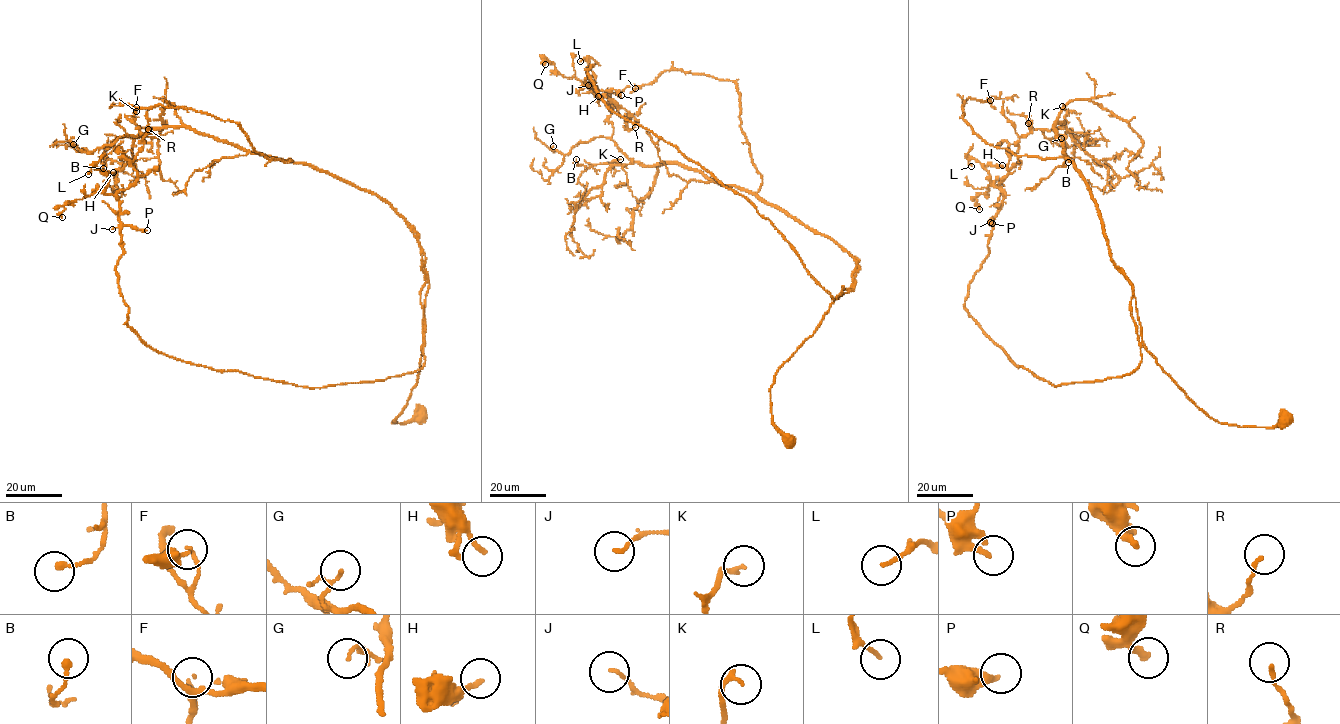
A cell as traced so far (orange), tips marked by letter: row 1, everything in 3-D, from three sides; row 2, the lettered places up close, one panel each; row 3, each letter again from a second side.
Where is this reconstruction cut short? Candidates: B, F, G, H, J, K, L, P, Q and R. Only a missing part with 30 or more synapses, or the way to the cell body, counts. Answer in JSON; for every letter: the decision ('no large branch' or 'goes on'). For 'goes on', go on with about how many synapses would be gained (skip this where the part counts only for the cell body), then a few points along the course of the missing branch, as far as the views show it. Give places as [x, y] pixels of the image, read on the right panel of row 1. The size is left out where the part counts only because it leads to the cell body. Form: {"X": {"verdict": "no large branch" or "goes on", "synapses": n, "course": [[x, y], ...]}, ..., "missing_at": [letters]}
{"B": {"verdict": "no large branch"}, "F": {"verdict": "no large branch"}, "G": {"verdict": "no large branch"}, "H": {"verdict": "no large branch"}, "J": {"verdict": "no large branch"}, "K": {"verdict": "no large branch"}, "L": {"verdict": "no large branch"}, "P": {"verdict": "no large branch"}, "Q": {"verdict": "no large branch"}, "R": {"verdict": "no large branch"}, "missing_at": []}

